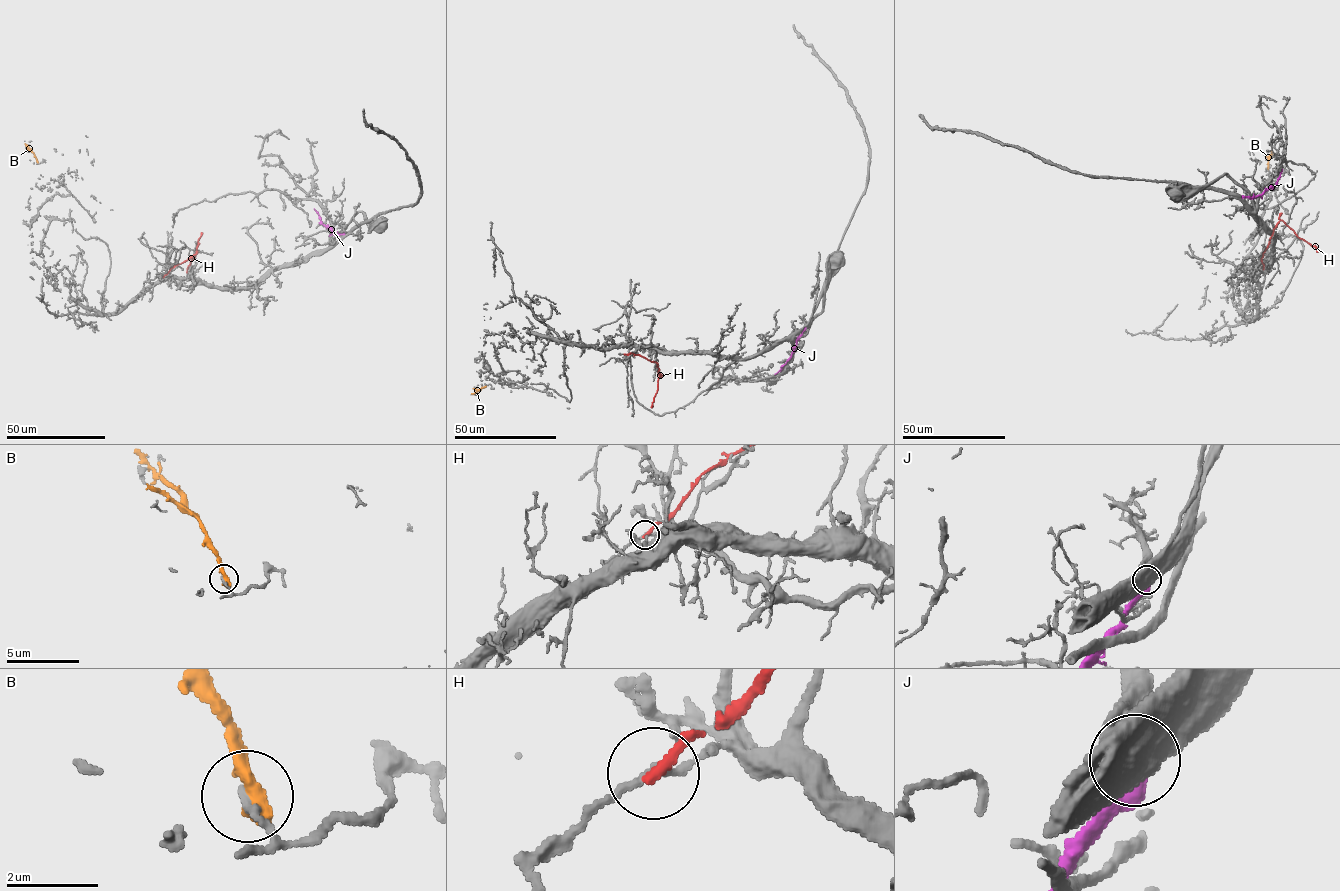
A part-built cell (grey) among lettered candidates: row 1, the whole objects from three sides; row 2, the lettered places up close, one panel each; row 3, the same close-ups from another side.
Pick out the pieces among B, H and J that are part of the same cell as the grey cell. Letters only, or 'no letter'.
no letter

